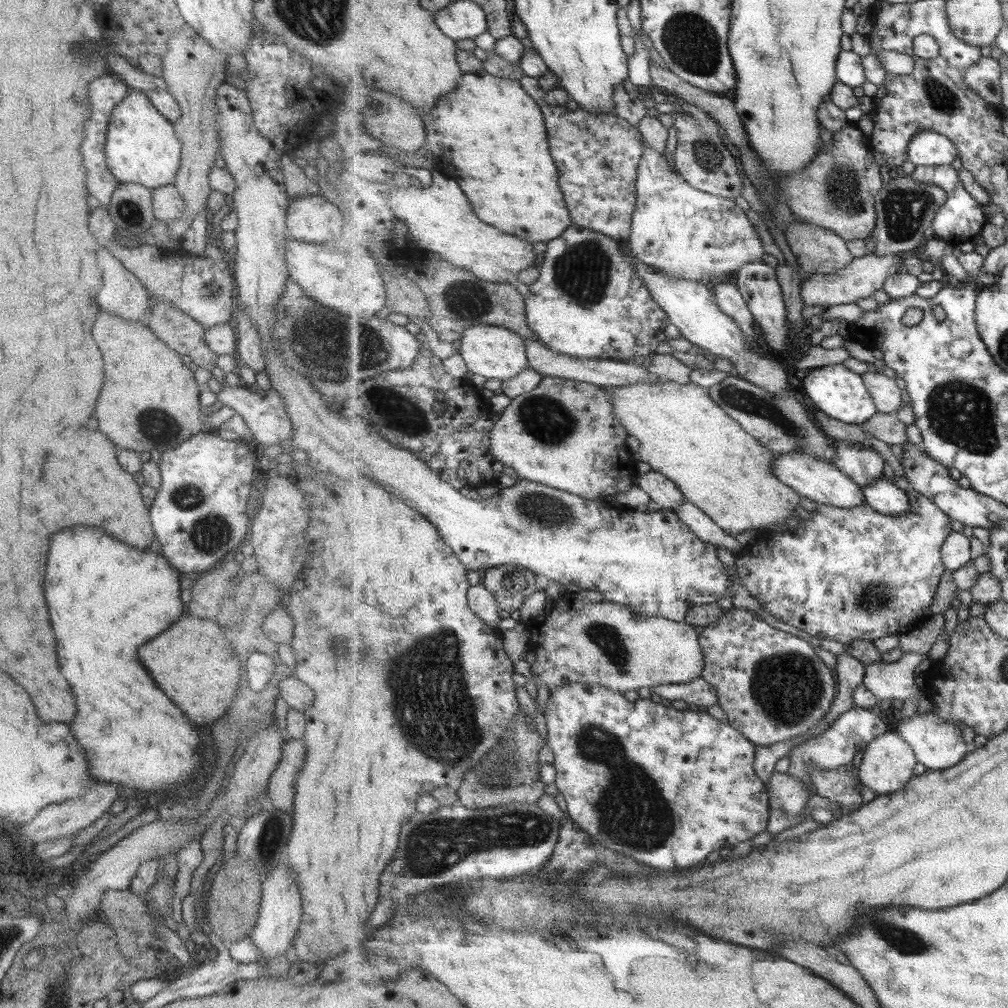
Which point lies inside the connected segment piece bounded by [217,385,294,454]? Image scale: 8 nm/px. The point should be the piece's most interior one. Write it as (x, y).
(266, 416)

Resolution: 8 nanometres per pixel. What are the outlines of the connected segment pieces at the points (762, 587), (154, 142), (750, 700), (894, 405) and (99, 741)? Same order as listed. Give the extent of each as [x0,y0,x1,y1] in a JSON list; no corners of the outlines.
[[738,486,954,648],[104,90,183,189],[701,606,839,746],[862,371,904,414],[46,526,204,800]]

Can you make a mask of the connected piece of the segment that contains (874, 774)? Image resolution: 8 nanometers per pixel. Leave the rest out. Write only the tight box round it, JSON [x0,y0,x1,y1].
[857,730,918,796]

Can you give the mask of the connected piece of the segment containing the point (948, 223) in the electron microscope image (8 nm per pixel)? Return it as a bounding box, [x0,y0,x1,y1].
[912,165,989,246]

